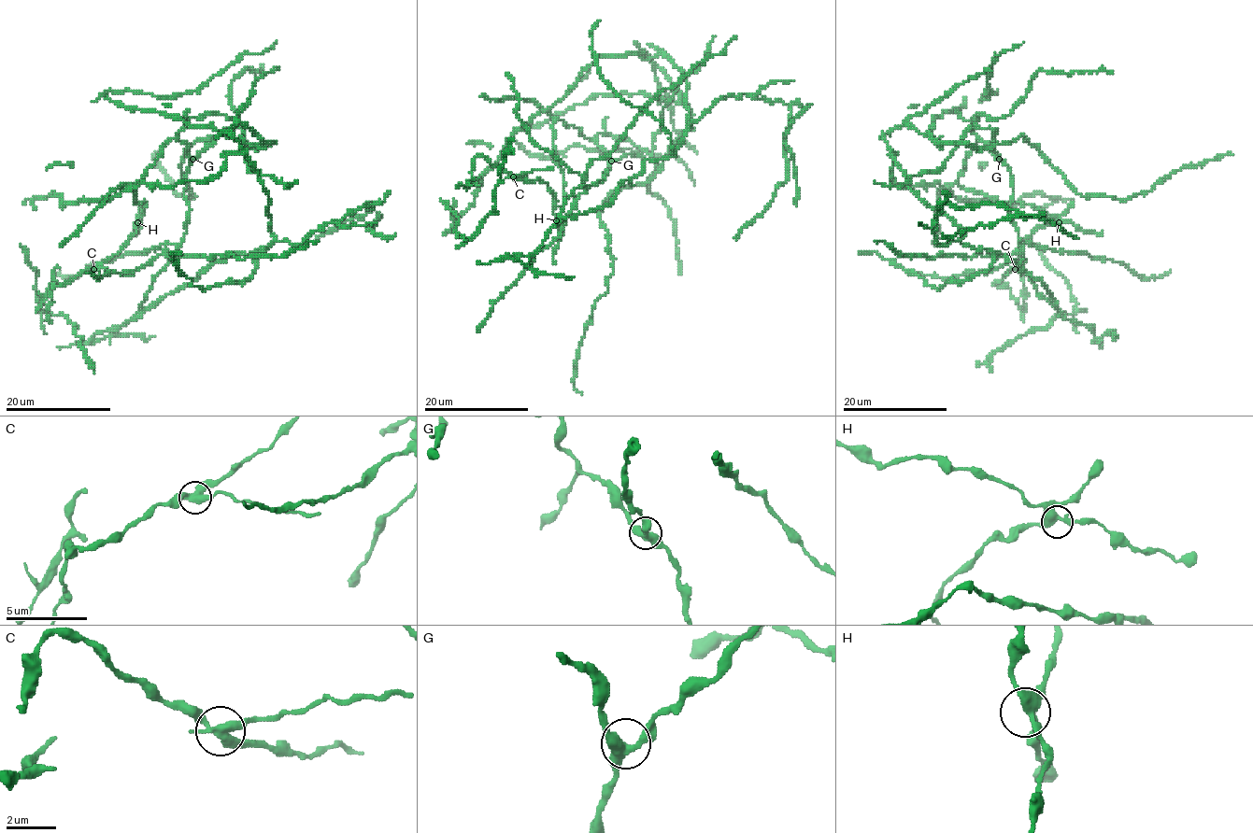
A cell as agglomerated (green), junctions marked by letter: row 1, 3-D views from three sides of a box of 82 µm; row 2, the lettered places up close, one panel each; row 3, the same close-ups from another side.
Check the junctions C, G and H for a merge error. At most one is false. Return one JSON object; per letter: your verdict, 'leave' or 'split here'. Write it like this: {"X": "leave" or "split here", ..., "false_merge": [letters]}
{"C": "split here", "G": "leave", "H": "leave", "false_merge": ["C"]}

